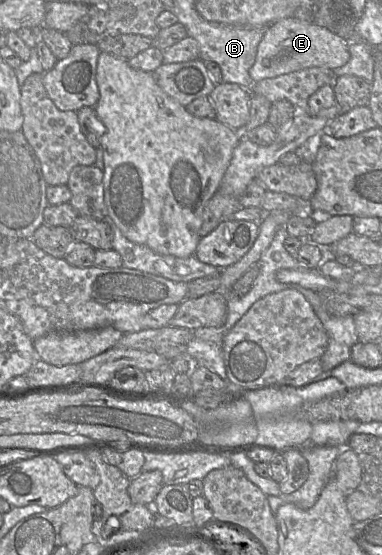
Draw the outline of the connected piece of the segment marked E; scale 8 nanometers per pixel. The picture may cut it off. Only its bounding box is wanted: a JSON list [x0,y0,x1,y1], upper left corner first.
[249,16,350,82]

